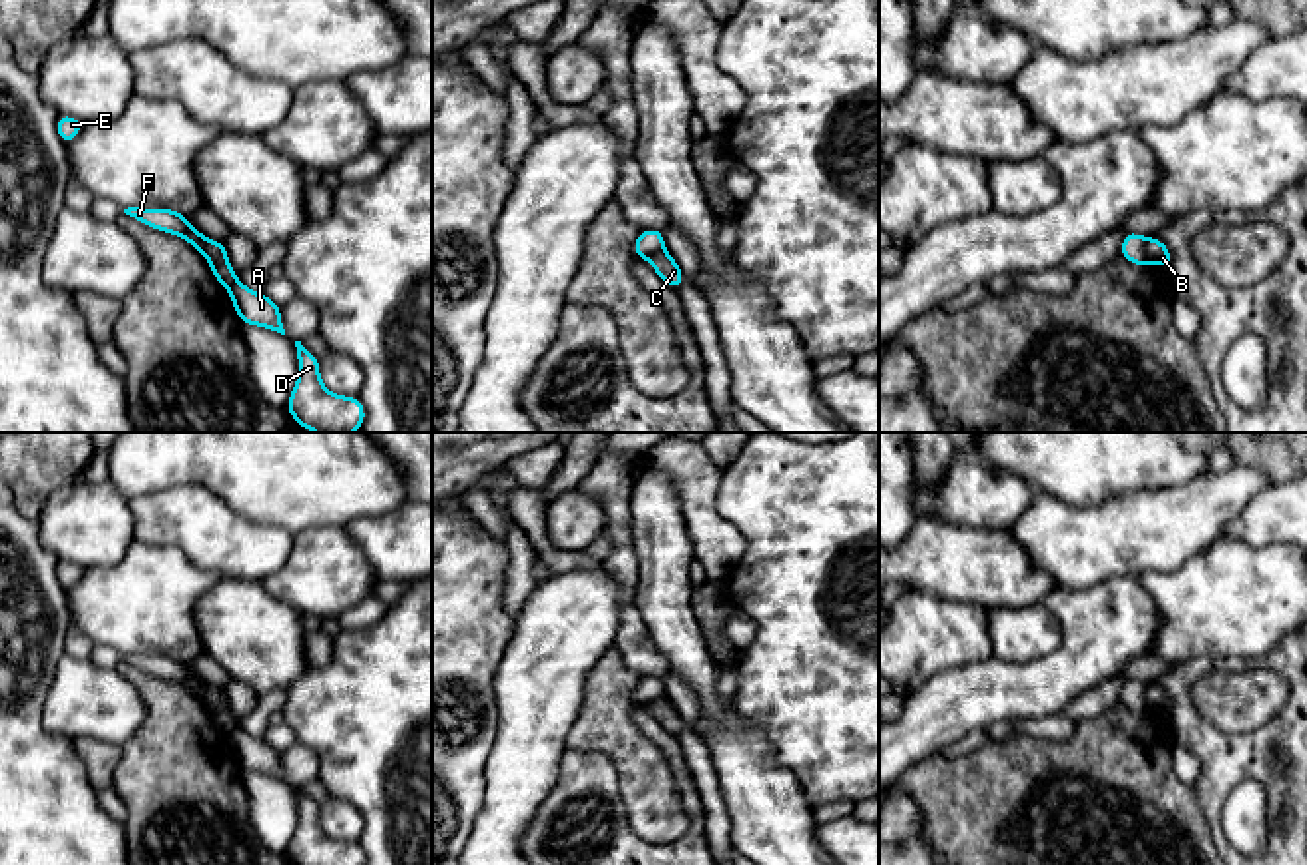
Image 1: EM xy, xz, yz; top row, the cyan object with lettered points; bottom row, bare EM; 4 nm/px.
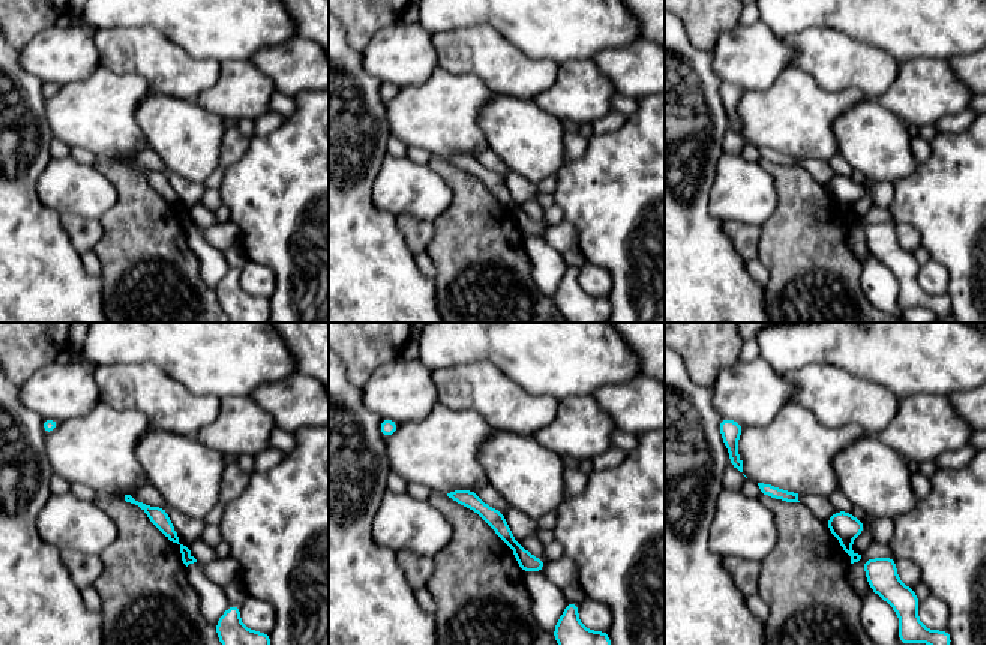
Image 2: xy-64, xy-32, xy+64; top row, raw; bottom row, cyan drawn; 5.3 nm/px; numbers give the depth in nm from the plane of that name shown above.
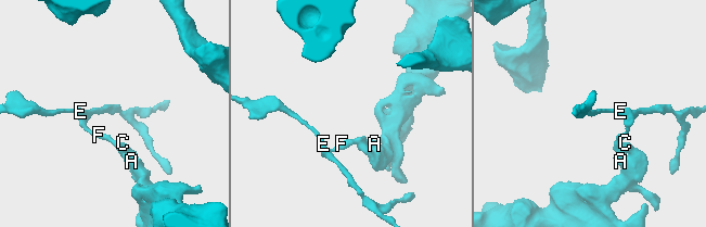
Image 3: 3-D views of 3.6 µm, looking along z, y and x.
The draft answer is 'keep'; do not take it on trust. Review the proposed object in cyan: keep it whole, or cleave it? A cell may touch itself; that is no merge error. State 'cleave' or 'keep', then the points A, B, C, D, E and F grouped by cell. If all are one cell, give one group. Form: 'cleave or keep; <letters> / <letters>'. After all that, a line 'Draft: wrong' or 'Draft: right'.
cleave; A B C D / E F
Draft: wrong

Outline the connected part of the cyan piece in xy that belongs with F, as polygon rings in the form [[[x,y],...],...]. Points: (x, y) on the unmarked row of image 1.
[[[128,654],[124,660],[147,674],[183,684],[189,692],[203,700],[207,684],[187,668],[185,660],[165,654]]]

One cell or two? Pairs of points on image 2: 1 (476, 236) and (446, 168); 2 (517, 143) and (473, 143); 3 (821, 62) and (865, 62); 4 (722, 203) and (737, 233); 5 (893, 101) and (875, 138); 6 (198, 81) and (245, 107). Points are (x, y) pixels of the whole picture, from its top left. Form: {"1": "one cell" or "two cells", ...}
{"1": "one cell", "2": "two cells", "3": "one cell", "4": "two cells", "5": "two cells", "6": "two cells"}

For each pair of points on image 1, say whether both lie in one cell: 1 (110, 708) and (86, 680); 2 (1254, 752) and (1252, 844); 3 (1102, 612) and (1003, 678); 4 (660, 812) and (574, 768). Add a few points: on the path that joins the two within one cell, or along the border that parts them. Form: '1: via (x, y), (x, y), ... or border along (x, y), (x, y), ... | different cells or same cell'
1: via (104, 702), (88, 686) | same cell
2: border along (1246, 778), (1252, 778), (1264, 790), (1266, 828) | different cells
3: via (1084, 638), (1045, 678), (1029, 678) | same cell
4: border along (592, 750), (616, 768), (636, 834) | different cells

